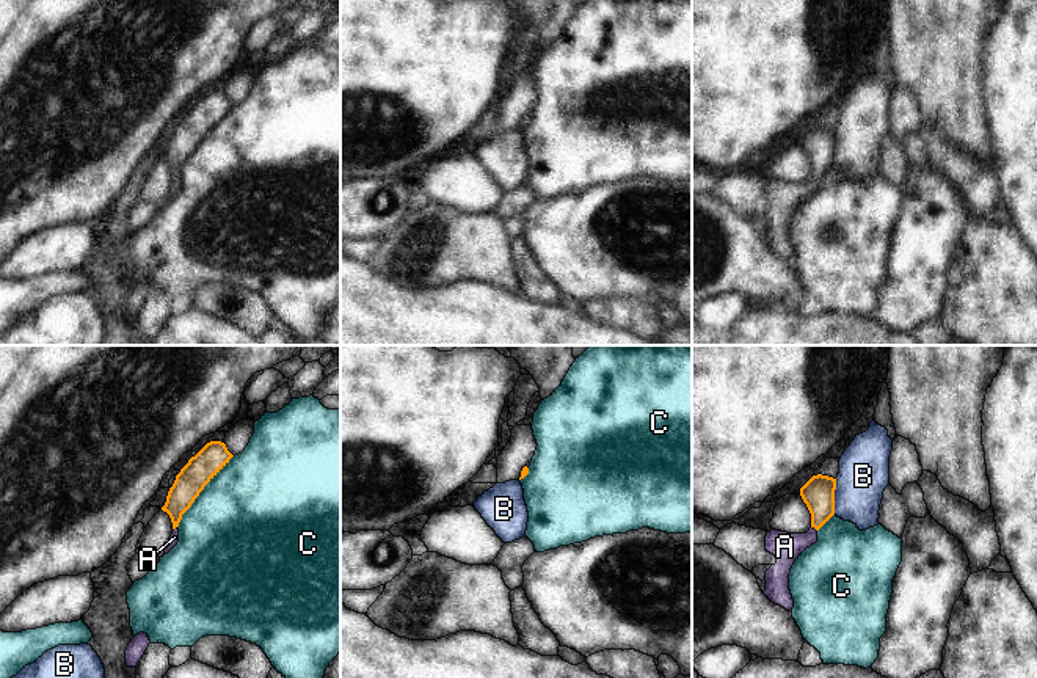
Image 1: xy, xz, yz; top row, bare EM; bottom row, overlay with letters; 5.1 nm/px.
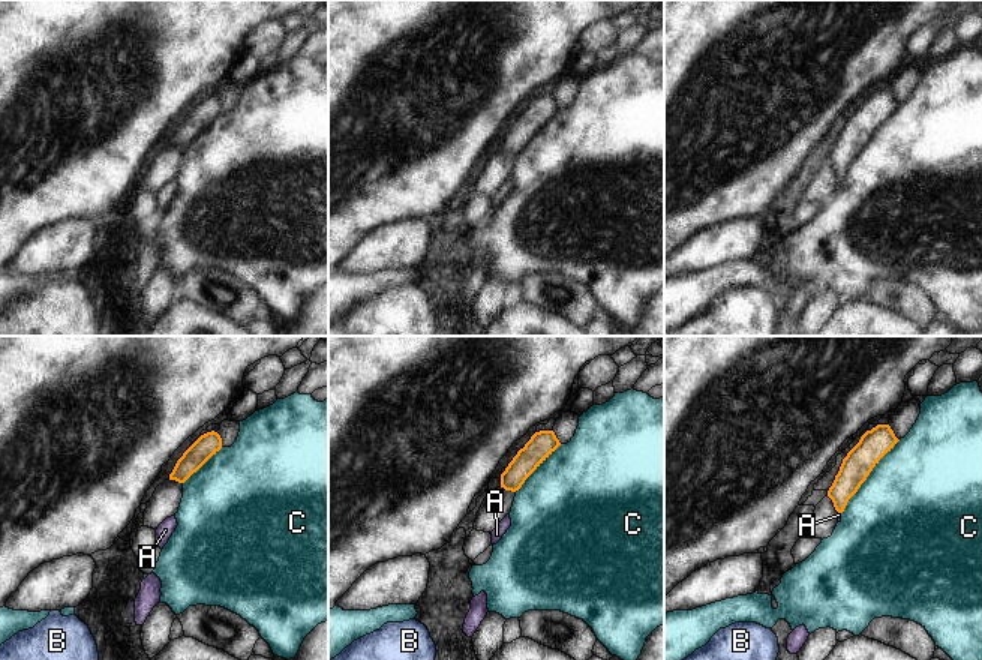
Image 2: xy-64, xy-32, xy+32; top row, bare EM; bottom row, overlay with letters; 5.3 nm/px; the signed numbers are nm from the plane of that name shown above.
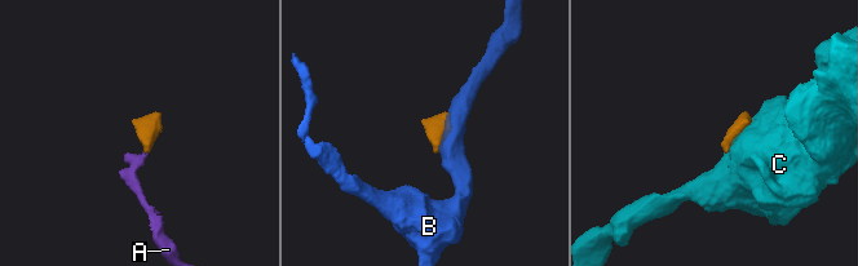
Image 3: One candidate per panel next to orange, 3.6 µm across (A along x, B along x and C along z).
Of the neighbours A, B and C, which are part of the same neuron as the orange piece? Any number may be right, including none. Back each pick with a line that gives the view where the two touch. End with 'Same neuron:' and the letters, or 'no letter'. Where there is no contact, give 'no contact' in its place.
A: contact in yz
Same neuron: A

